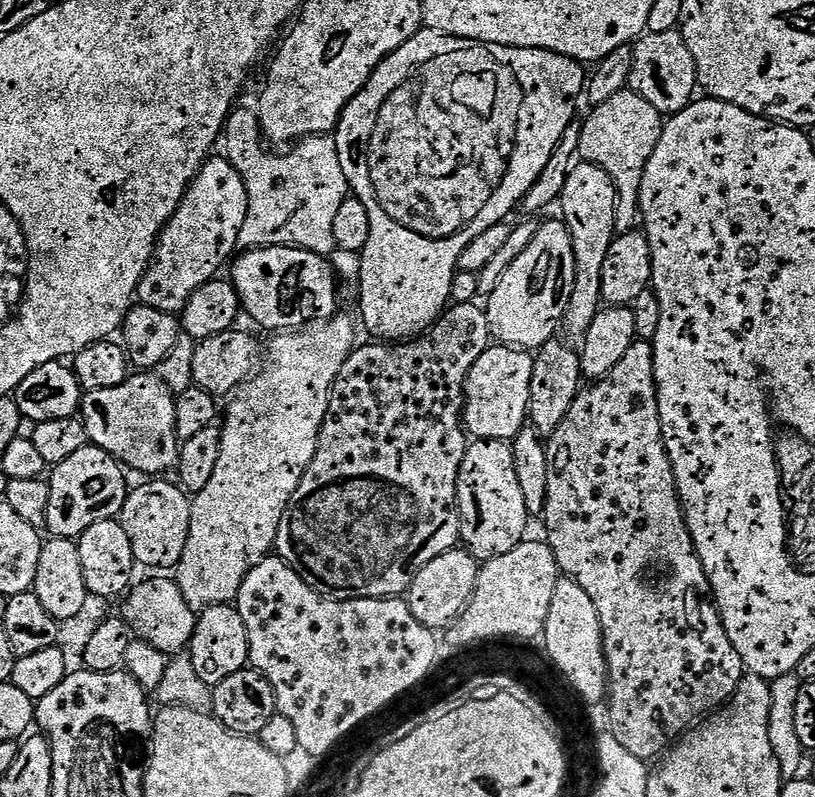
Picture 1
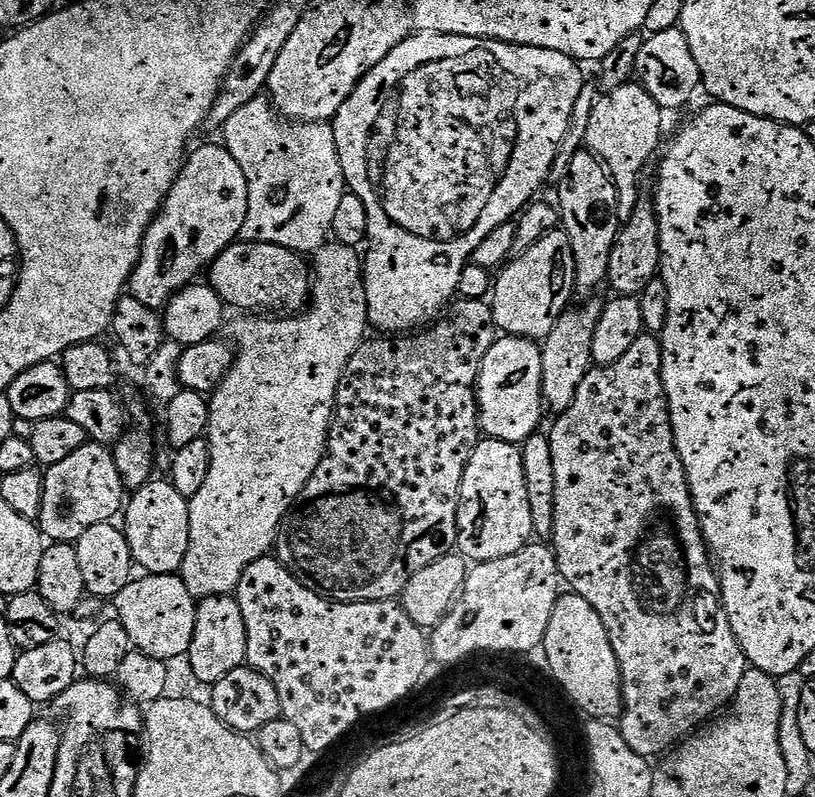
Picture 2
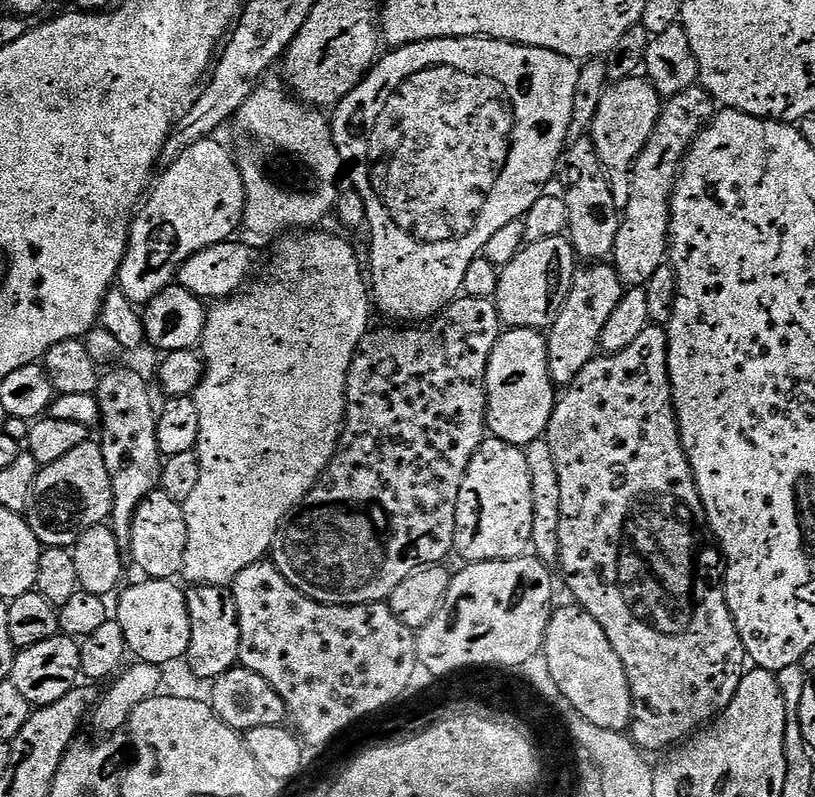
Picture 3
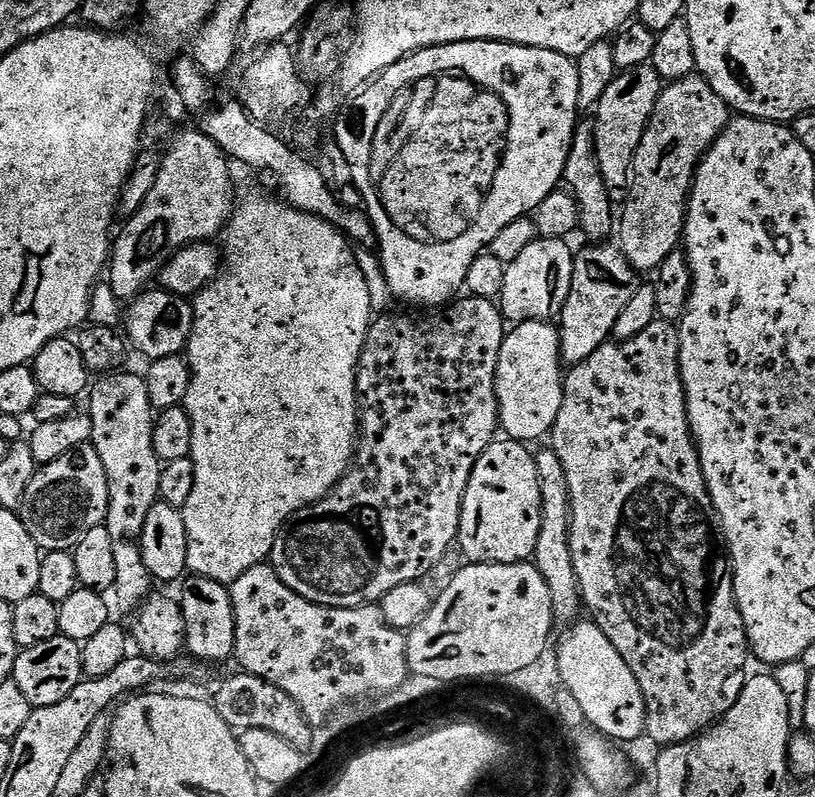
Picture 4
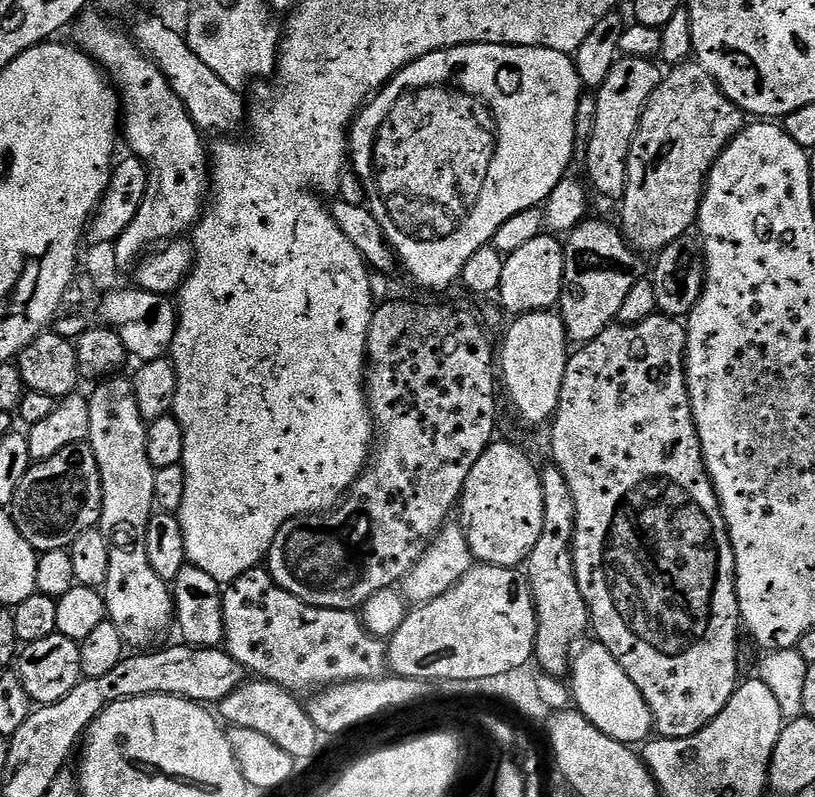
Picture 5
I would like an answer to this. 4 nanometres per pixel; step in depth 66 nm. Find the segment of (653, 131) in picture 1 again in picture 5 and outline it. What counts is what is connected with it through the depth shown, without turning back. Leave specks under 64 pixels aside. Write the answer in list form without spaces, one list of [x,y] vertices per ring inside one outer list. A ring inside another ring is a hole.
[[[626,56],[617,60],[609,76],[595,93],[597,121],[586,149],[588,174],[593,184],[608,200],[623,201],[628,181],[628,155],[644,108],[662,79],[661,65],[655,59]]]

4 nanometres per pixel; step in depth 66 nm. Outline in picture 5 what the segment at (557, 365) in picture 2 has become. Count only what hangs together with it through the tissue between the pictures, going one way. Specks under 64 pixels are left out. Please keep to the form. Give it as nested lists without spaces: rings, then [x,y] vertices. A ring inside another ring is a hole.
[[[589,218],[578,225],[573,232],[567,233],[564,244],[564,285],[558,311],[568,339],[573,345],[589,344],[602,330],[611,328],[622,310],[622,302],[626,302],[626,294],[634,290],[634,286],[642,279],[640,272],[641,257],[630,247],[624,233],[615,223],[607,224],[604,220]]]

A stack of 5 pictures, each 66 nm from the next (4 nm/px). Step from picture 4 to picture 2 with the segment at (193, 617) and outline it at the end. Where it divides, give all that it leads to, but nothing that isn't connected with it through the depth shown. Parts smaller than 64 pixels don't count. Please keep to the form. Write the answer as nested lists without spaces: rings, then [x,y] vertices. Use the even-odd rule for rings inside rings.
[[[235,595],[205,596],[197,603],[196,612],[193,642],[187,656],[197,678],[202,683],[213,685],[226,678],[230,670],[245,667],[248,659],[246,622],[242,618],[242,606],[238,606]]]

